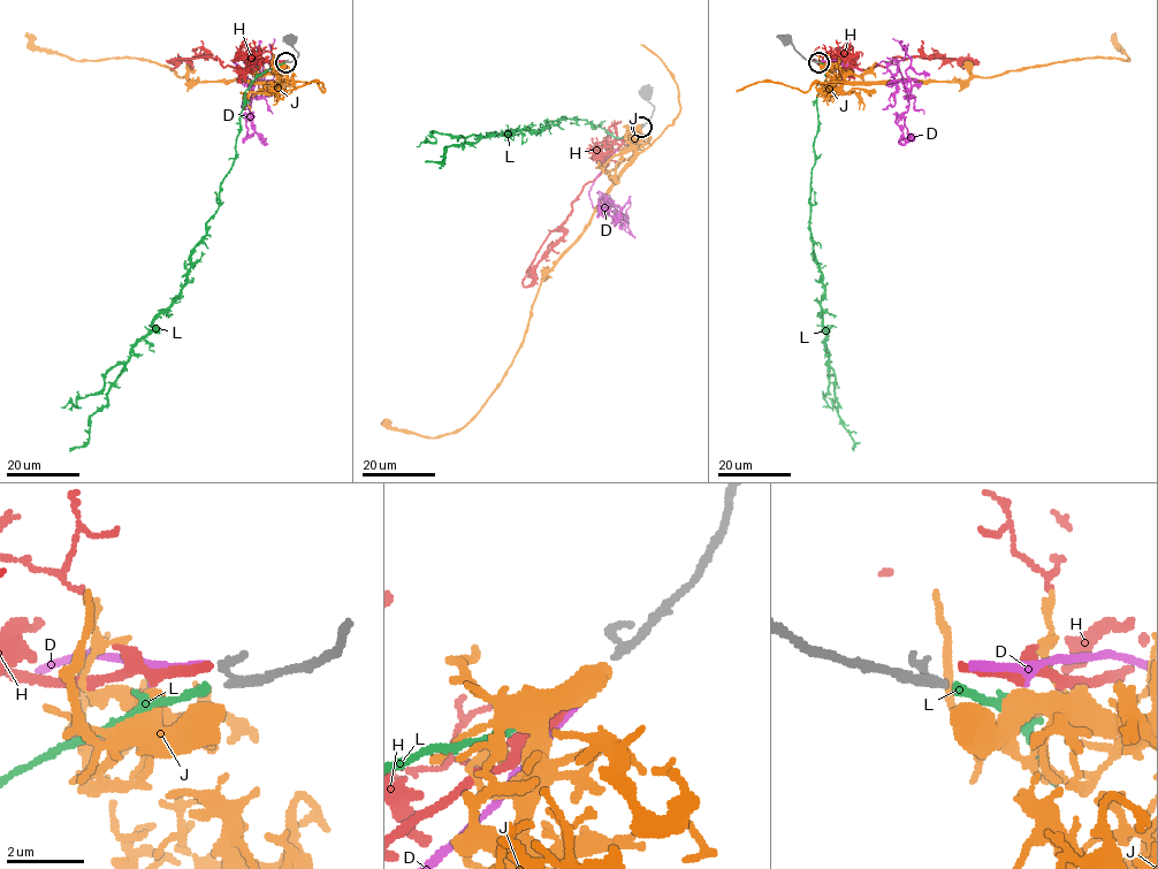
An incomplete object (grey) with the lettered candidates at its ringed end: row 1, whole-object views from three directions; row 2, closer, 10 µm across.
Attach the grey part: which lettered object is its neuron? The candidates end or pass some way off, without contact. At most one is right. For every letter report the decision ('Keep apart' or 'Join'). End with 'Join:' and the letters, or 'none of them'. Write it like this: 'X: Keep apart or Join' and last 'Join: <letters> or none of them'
D: Keep apart
H: Keep apart
J: Keep apart
L: Join
Join: L

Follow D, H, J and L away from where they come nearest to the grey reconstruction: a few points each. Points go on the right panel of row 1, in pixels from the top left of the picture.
D: (821, 61), (836, 60), (861, 70), (883, 61), (897, 65), (909, 104), (904, 124), (913, 138), (899, 144)
H: (820, 61), (837, 61), (863, 69), (885, 67), (896, 56), (959, 60), (928, 56), (921, 48)
J: (820, 65), (836, 66), (845, 79), (852, 82), (965, 82), (1068, 60), (1129, 60), (1114, 32)
L: (820, 62), (829, 73), (816, 98), (809, 223), (824, 289), (822, 319), (838, 416), (853, 450)

